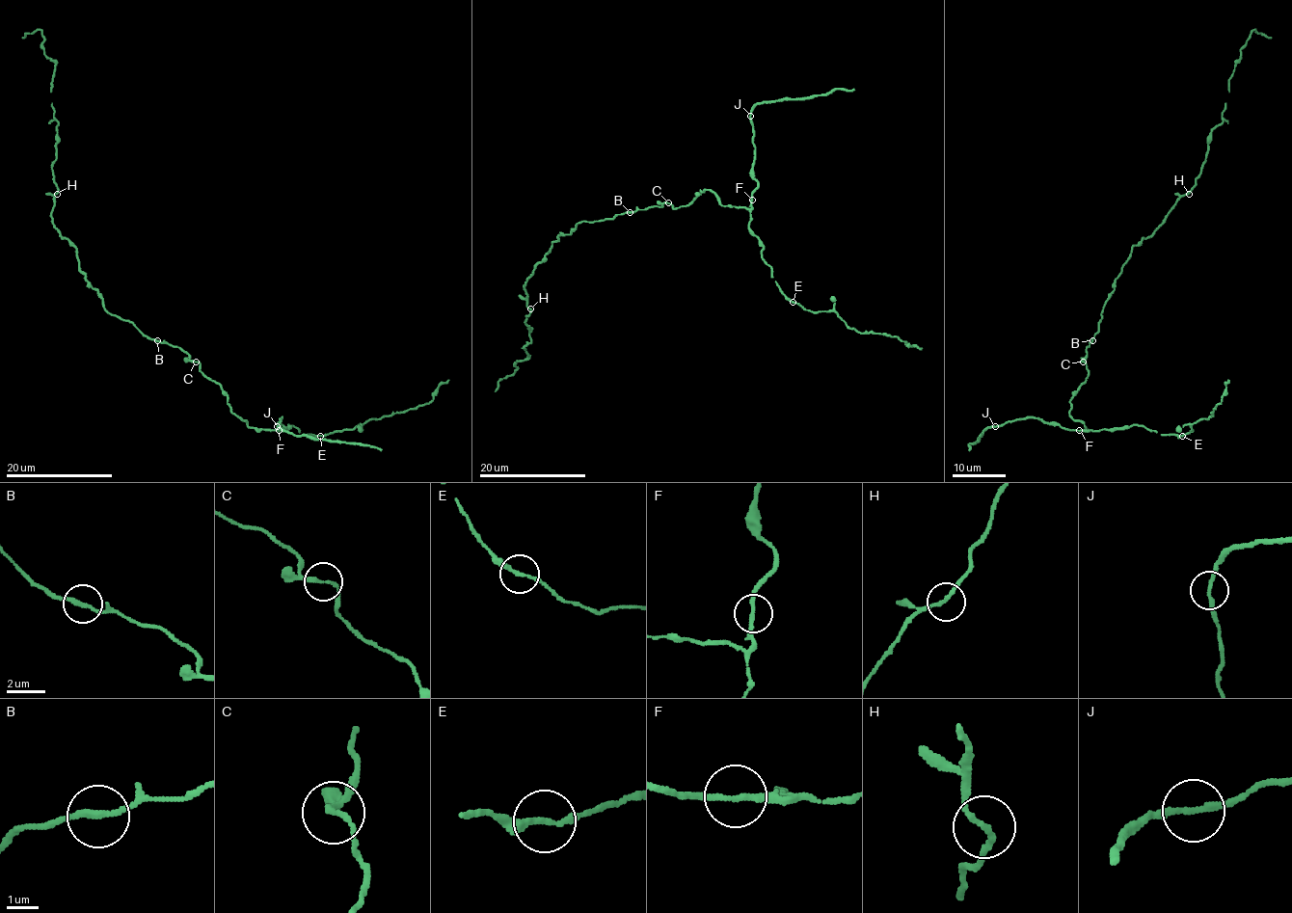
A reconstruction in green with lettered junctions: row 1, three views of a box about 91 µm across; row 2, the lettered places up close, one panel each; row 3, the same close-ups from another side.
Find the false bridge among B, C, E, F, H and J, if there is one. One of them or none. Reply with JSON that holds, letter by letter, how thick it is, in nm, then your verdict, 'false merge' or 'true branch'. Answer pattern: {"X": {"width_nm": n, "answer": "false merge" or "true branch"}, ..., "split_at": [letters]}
{"B": {"width_nm": 200, "answer": "true branch"}, "C": {"width_nm": 170, "answer": "true branch"}, "E": {"width_nm": 200, "answer": "true branch"}, "F": {"width_nm": 200, "answer": "true branch"}, "H": {"width_nm": 180, "answer": "true branch"}, "J": {"width_nm": 200, "answer": "true branch"}, "split_at": []}

